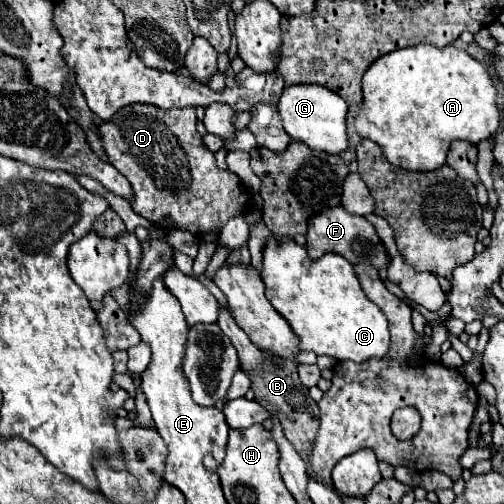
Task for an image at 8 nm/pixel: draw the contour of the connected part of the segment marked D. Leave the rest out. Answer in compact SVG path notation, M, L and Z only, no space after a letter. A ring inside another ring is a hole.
M132 105L118 111L116 119L102 123L98 129L110 163L134 189L132 209L150 223L170 215L180 229L202 237L212 227L222 227L230 217L246 211L248 193L236 173L216 167L214 155L204 147L196 131L194 107L160 109Z

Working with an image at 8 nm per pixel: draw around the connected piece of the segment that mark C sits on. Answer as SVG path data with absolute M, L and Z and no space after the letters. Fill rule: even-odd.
M272 235L262 251L262 281L268 301L298 337L300 351L356 363L388 353L390 333L386 317L360 291L352 265L344 257L326 253L320 259L310 259L306 249L292 237Z

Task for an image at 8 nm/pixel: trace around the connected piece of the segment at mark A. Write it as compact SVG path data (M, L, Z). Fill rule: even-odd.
M416 45L378 57L364 73L362 95L364 99L356 115L358 135L380 145L388 163L408 171L434 171L442 167L446 163L448 147L454 139L480 143L496 133L500 121L496 107L496 87L486 67L472 59L466 51L452 45L444 49Z

